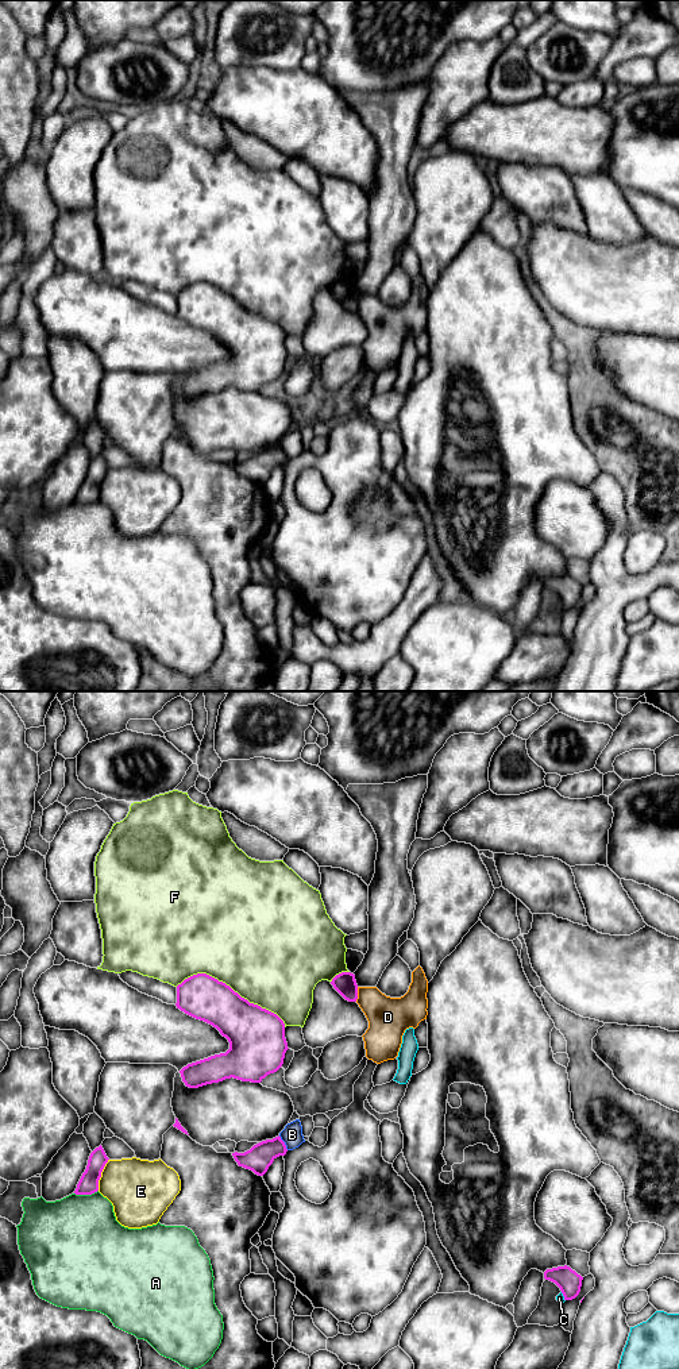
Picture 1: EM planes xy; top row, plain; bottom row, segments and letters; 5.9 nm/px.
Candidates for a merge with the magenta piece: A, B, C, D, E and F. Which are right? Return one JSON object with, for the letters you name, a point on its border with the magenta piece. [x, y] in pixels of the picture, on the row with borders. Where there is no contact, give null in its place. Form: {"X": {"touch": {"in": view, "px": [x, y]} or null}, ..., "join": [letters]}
{"join": []}

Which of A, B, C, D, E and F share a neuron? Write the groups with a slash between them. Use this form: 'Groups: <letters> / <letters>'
Groups: A / B D / C / E / F

